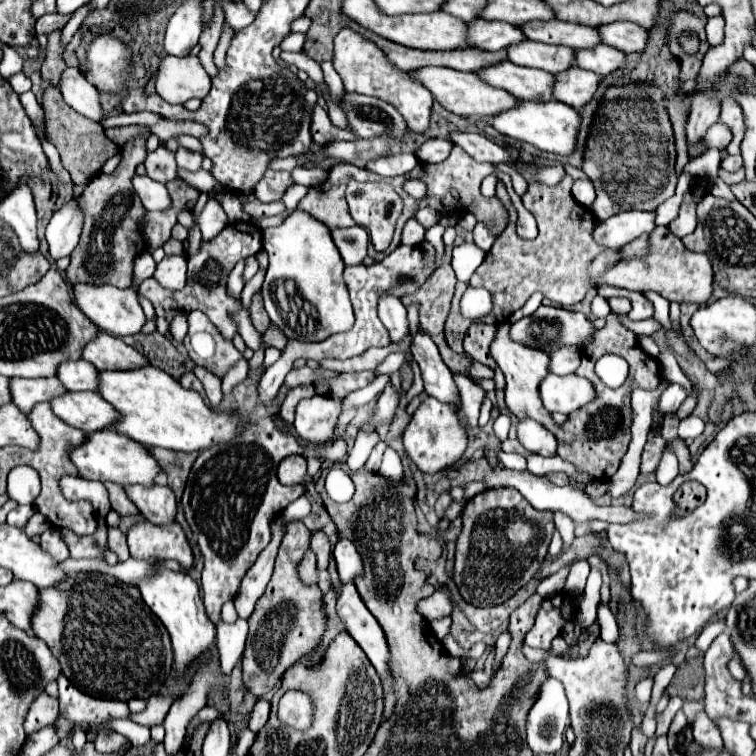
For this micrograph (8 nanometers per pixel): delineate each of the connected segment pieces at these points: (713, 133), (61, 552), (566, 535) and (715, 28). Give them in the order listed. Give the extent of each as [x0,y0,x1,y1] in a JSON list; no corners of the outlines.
[[701,123,731,153],[41,527,69,561],[553,511,575,549],[705,17,725,47]]

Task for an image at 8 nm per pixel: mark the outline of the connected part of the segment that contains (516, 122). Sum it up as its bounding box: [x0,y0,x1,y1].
[491,101,581,157]

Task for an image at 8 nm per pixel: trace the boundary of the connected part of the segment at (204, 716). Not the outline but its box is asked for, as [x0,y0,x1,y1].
[183,707,219,749]

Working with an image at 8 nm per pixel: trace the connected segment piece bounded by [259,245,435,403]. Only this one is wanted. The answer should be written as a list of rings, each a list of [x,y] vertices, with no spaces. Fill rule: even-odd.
[[[399,245],[393,253],[389,253],[383,261],[373,263],[369,267],[365,265],[351,265],[345,267],[343,275],[345,275],[345,283],[351,295],[351,303],[355,309],[355,325],[353,329],[349,329],[347,333],[337,333],[335,337],[329,337],[321,343],[303,343],[303,341],[287,341],[285,349],[281,351],[279,361],[275,361],[263,375],[261,383],[259,383],[259,397],[263,403],[269,403],[271,397],[275,397],[275,393],[279,391],[279,387],[283,385],[285,375],[291,371],[293,361],[299,357],[307,359],[351,359],[355,355],[361,355],[363,351],[371,349],[371,347],[387,347],[389,345],[389,337],[387,337],[387,329],[383,327],[381,319],[377,317],[377,303],[383,295],[393,295],[397,299],[403,299],[405,295],[411,295],[415,291],[421,289],[421,285],[431,277],[431,273],[435,271],[435,263],[425,263],[423,261],[423,249],[419,245]]]

